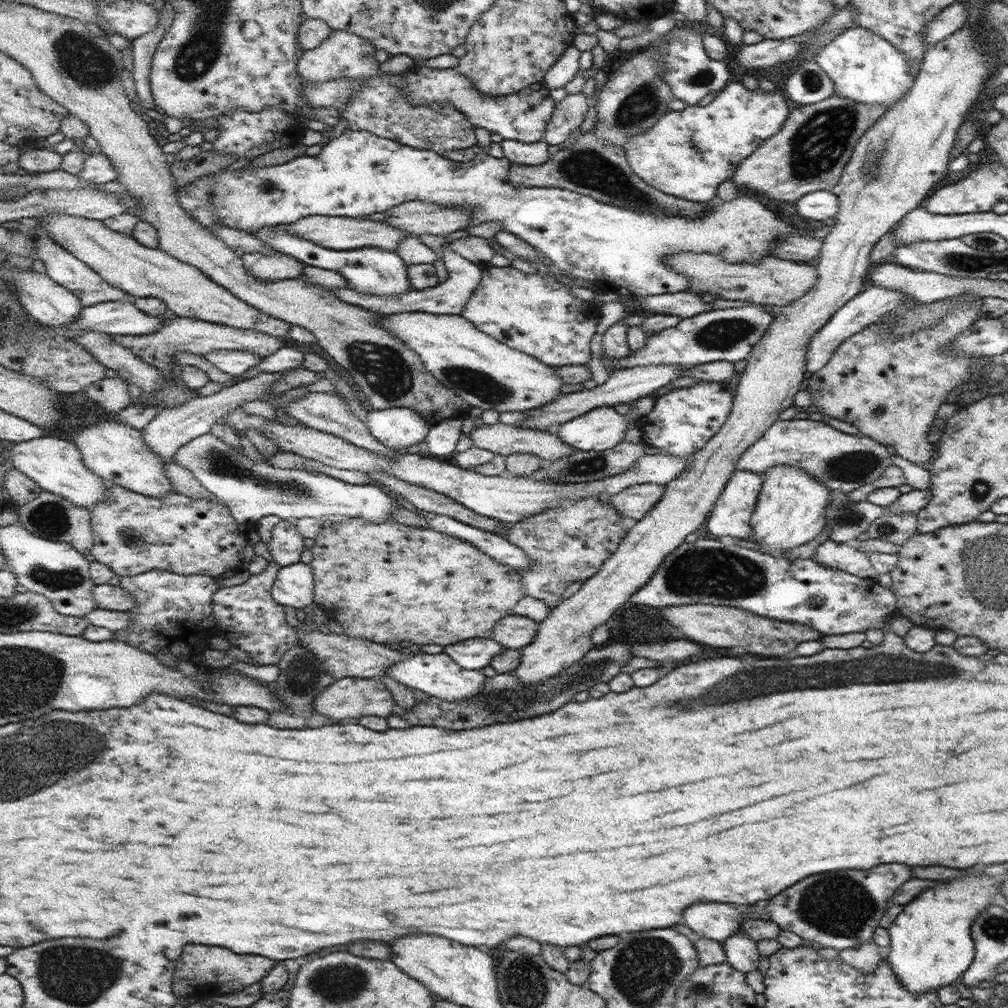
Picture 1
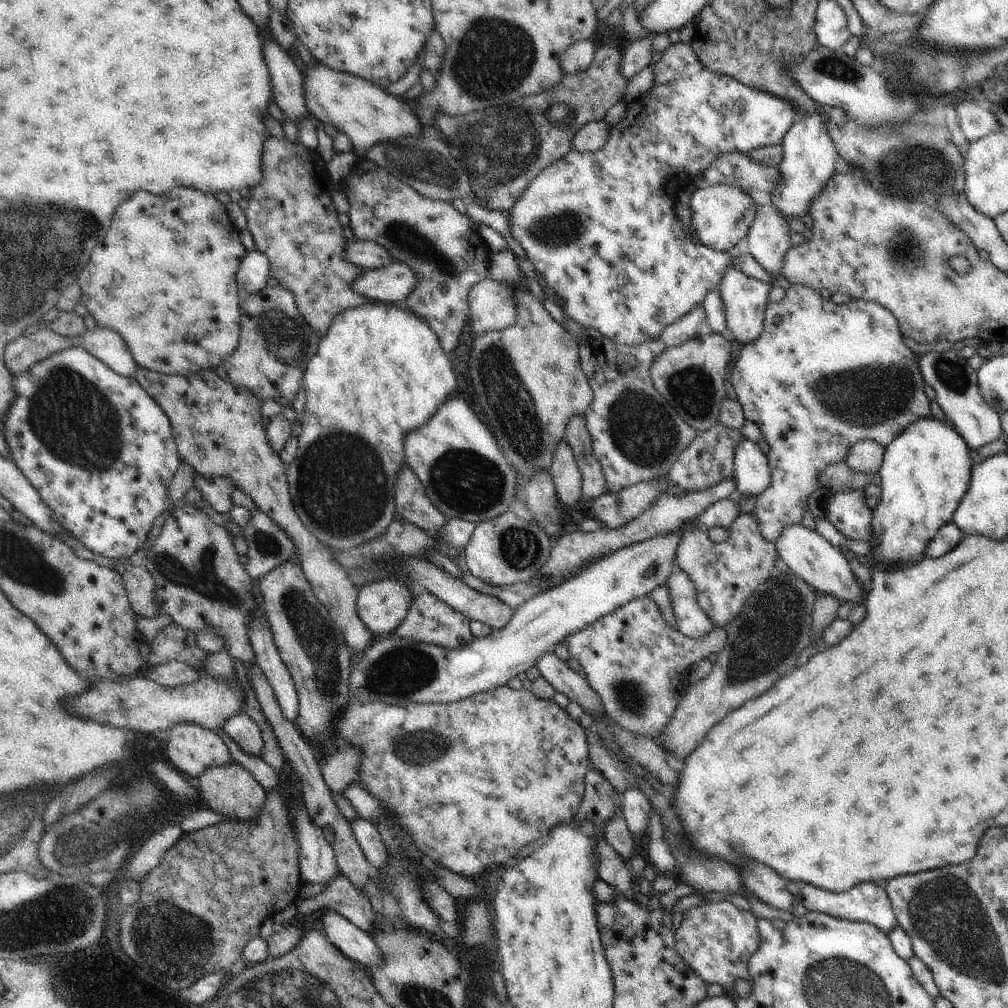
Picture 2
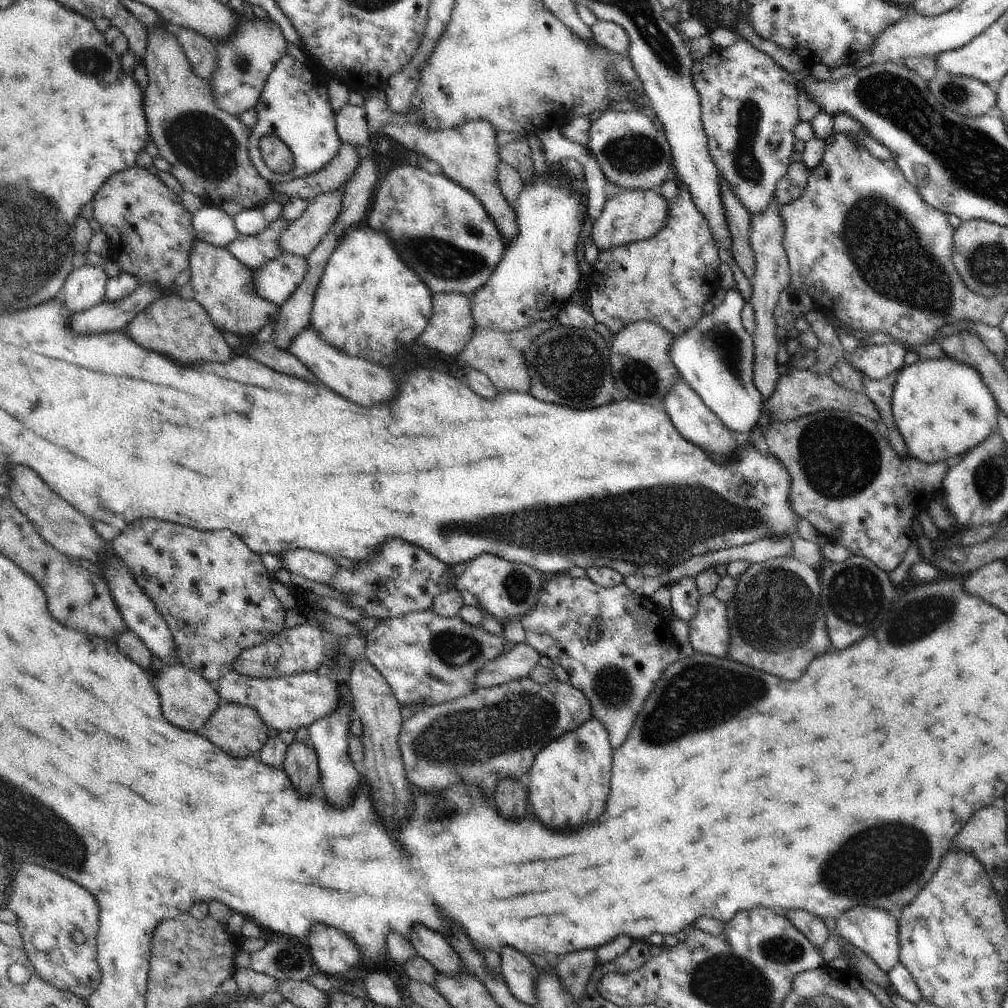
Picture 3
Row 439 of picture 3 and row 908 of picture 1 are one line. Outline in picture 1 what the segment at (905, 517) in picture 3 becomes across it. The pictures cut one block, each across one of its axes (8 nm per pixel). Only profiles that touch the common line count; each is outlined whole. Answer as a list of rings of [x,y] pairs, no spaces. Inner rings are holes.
[[[879,864],[869,870],[849,868],[813,874],[767,900],[765,912],[779,924],[781,932],[793,932],[819,950],[839,952],[863,942],[873,942],[873,930],[887,910],[887,902],[909,876],[909,868],[903,864]]]

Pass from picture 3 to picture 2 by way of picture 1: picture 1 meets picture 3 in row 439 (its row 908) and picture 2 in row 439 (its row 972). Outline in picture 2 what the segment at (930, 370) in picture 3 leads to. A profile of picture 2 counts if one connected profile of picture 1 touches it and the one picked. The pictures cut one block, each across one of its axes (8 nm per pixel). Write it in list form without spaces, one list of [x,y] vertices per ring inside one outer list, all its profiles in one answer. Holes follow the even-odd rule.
[[[935,418],[919,420],[903,430],[883,454],[883,464],[877,472],[881,488],[879,504],[871,510],[871,550],[867,552],[869,564],[879,566],[877,572],[897,572],[915,566],[923,558],[939,526],[951,522],[961,498],[965,496],[971,480],[969,446],[957,430]]]

